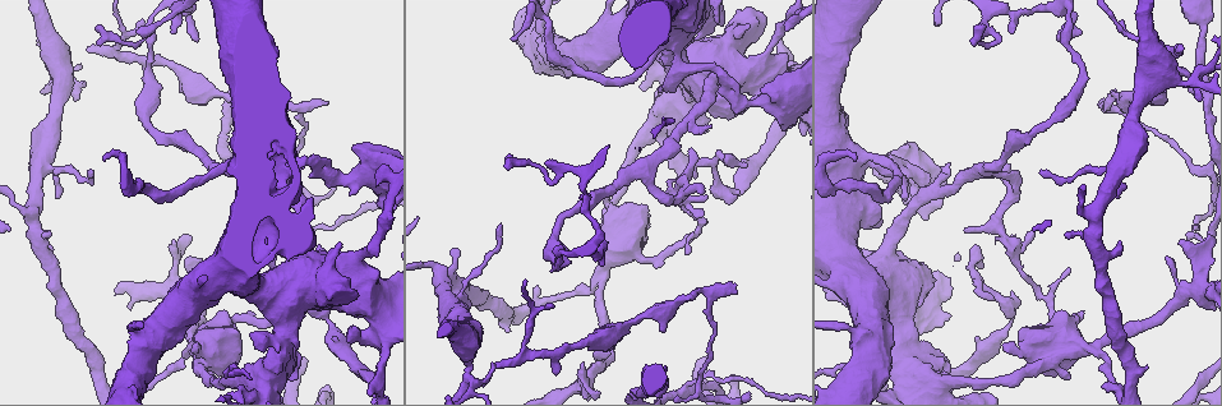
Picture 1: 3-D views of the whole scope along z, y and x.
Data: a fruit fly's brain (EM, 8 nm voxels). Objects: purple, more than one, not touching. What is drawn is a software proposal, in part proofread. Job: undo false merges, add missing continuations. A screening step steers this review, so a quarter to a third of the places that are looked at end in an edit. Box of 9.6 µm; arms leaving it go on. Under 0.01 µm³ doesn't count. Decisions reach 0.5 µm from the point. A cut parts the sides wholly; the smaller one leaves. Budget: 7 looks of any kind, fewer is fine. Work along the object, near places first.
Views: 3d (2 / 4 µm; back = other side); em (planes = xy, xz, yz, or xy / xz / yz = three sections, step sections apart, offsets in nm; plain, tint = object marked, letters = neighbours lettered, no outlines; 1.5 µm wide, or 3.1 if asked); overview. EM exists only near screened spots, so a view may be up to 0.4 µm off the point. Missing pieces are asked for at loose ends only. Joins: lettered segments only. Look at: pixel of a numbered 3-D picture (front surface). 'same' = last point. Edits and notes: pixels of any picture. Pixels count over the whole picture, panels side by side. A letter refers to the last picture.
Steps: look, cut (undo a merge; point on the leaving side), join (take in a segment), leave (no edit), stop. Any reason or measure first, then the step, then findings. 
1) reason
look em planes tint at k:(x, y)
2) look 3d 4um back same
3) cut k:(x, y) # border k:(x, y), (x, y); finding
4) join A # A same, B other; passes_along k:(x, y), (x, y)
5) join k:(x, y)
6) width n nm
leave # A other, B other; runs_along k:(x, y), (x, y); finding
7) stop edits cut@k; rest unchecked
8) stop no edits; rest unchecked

abrupt turn
look 3d 4um at 1:(675, 46)

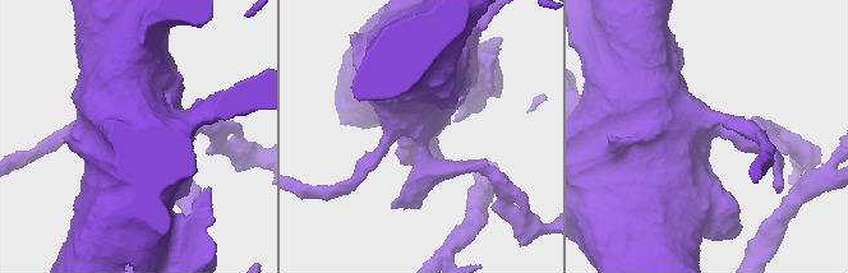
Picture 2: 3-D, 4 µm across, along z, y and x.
shape alone is not enough
look em xz step 4 letters at 2:(704, 127)

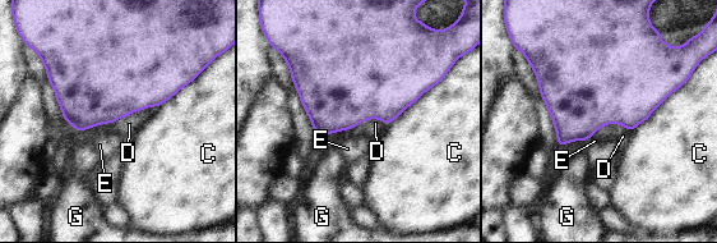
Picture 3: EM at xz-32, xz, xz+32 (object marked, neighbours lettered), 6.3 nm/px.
look em planes letters same

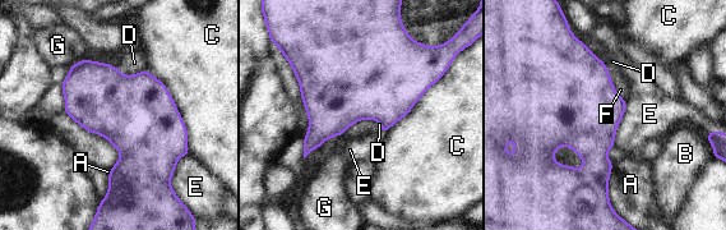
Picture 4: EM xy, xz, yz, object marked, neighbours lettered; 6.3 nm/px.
leave # A other, B other, C other, D other, E other, F other, G other; border 4:(627, 101), (614, 146); all the same neuron

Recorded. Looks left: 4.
narrows sharply
look em planes plain at 1:(1014, 250)

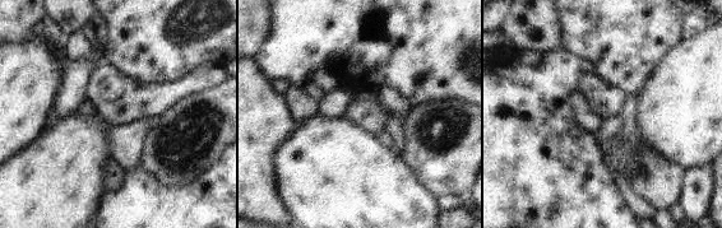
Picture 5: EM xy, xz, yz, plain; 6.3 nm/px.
look em planes tint same

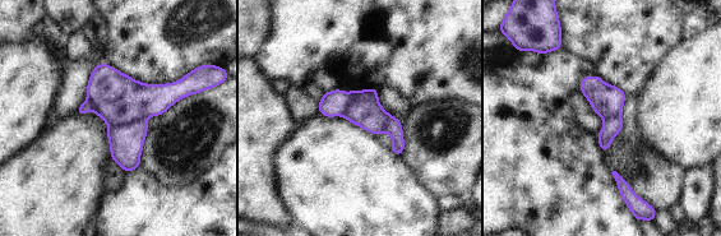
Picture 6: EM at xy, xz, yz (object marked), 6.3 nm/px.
see the neighbours
look em planes letters same

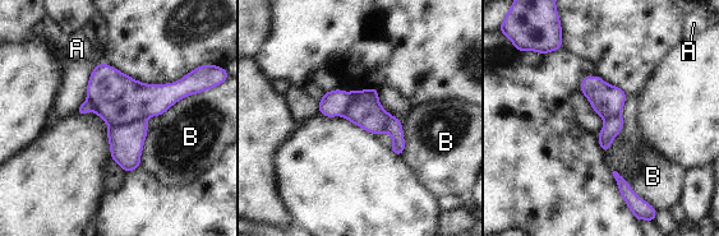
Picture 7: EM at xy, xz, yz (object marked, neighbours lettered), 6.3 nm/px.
cut 7:(127, 142) # A other, B other; border 7:(146, 118), (125, 125), (109, 126); a second neuron is stuck on

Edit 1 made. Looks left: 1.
stop edits cut@7; rest unchecked

